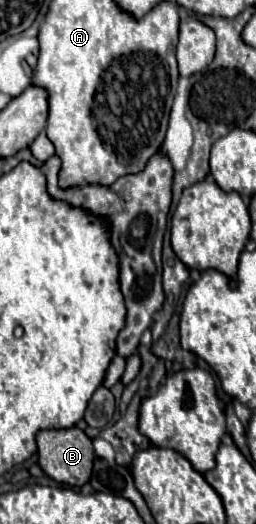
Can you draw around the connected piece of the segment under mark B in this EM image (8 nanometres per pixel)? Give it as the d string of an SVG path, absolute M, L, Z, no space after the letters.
M77 426L67 430L41 430L37 434L37 446L39 446L39 466L49 478L53 478L59 484L67 484L71 488L81 488L83 484L87 484L87 480L91 478L95 452L91 440L83 430L79 430Z

